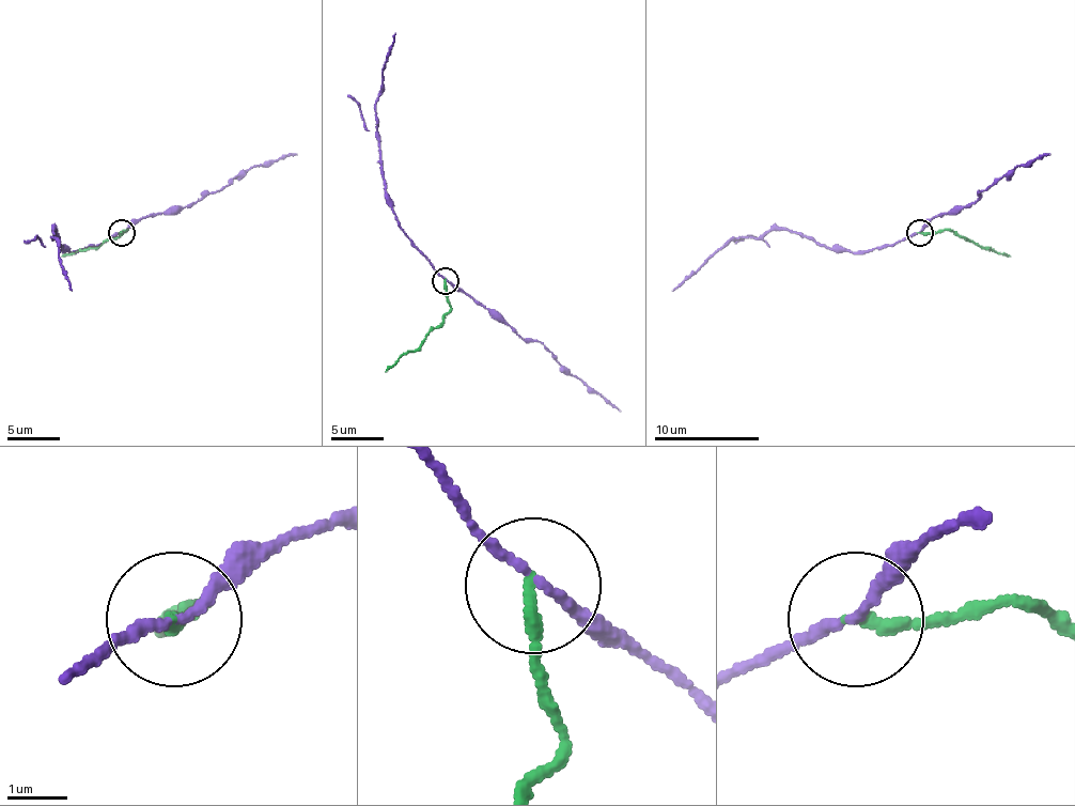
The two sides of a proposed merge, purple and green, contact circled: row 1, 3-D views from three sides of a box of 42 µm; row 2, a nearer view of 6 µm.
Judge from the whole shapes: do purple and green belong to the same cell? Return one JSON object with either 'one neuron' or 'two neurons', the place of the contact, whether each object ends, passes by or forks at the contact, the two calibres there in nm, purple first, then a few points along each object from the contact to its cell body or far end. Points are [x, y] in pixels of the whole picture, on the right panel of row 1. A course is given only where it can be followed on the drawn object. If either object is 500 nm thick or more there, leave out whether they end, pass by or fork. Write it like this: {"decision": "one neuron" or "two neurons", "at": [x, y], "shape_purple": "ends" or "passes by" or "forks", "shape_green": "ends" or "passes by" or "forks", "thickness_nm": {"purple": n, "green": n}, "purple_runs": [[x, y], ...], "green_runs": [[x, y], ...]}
{"decision": "two neurons", "at": [919, 232], "shape_purple": "passes by", "shape_green": "ends", "thickness_nm": {"purple": 150, "green": 200}, "purple_runs": [[920, 233], [857, 251], [820, 246], [805, 235], [765, 231], [757, 238], [733, 238], [722, 244], [672, 291]], "green_runs": [[920, 233], [949, 231], [1010, 257]]}

